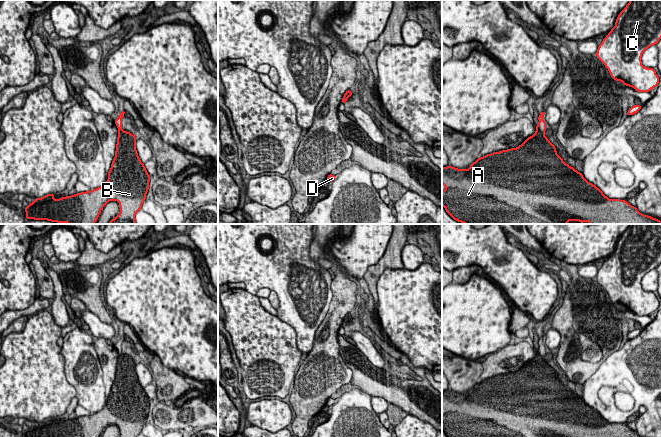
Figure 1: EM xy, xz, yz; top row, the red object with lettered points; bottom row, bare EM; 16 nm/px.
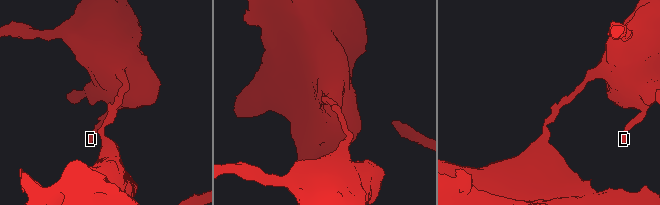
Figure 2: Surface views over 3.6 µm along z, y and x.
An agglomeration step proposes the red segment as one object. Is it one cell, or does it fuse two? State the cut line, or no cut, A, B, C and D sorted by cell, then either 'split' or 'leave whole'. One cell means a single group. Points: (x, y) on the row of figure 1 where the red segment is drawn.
cut yz (536, 125), (543, 133); groups A B / C D; split

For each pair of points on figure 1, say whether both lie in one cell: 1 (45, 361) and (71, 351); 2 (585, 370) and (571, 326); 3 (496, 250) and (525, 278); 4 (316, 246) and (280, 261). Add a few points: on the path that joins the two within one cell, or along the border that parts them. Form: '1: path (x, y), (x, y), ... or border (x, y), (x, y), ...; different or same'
1: border (60, 346), (66, 377); different
2: path (572, 364), (564, 356), (569, 339); same
3: path (503, 257), (518, 271); same
4: border (311, 240), (310, 257), (323, 268); different

